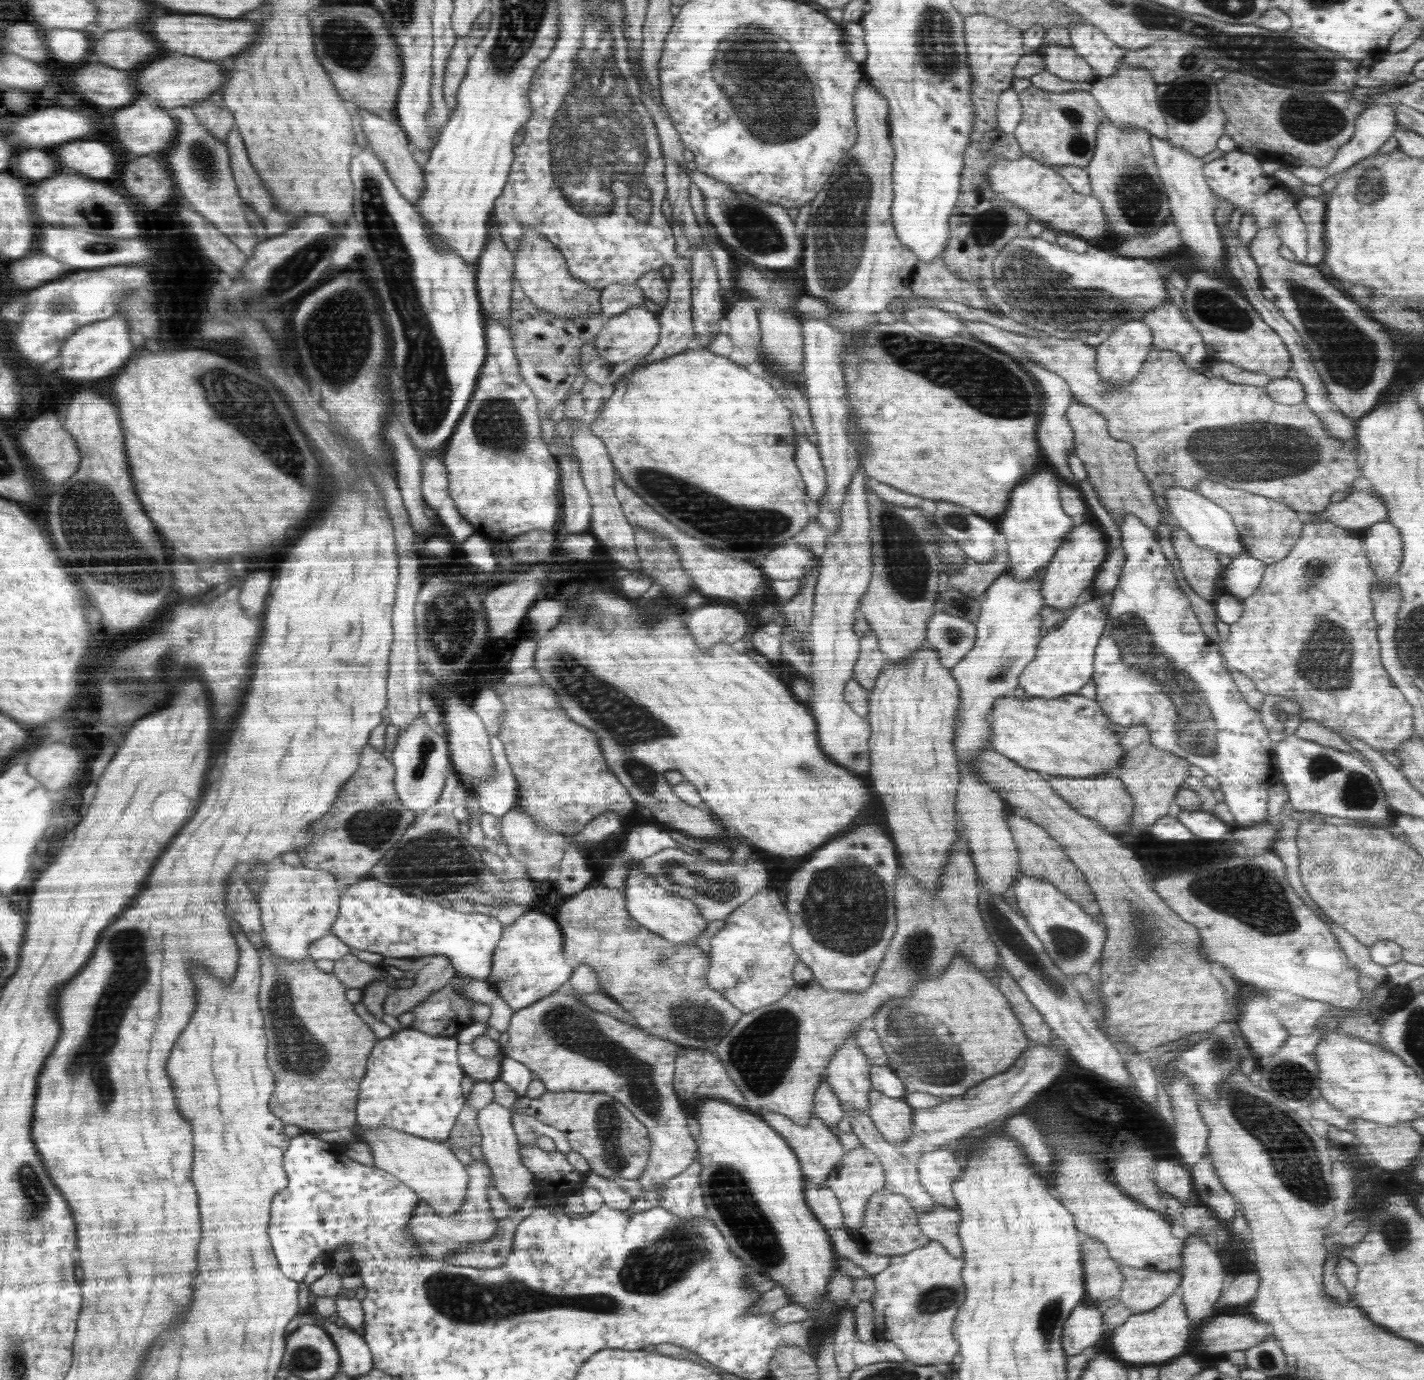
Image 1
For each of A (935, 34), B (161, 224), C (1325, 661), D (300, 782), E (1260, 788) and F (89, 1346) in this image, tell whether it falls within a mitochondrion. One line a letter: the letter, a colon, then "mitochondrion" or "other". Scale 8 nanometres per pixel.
A: mitochondrion
B: other
C: mitochondrion
D: other
E: other
F: other

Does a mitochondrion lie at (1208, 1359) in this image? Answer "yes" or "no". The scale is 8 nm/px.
no

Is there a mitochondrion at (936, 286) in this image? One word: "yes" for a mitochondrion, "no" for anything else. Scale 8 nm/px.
no

